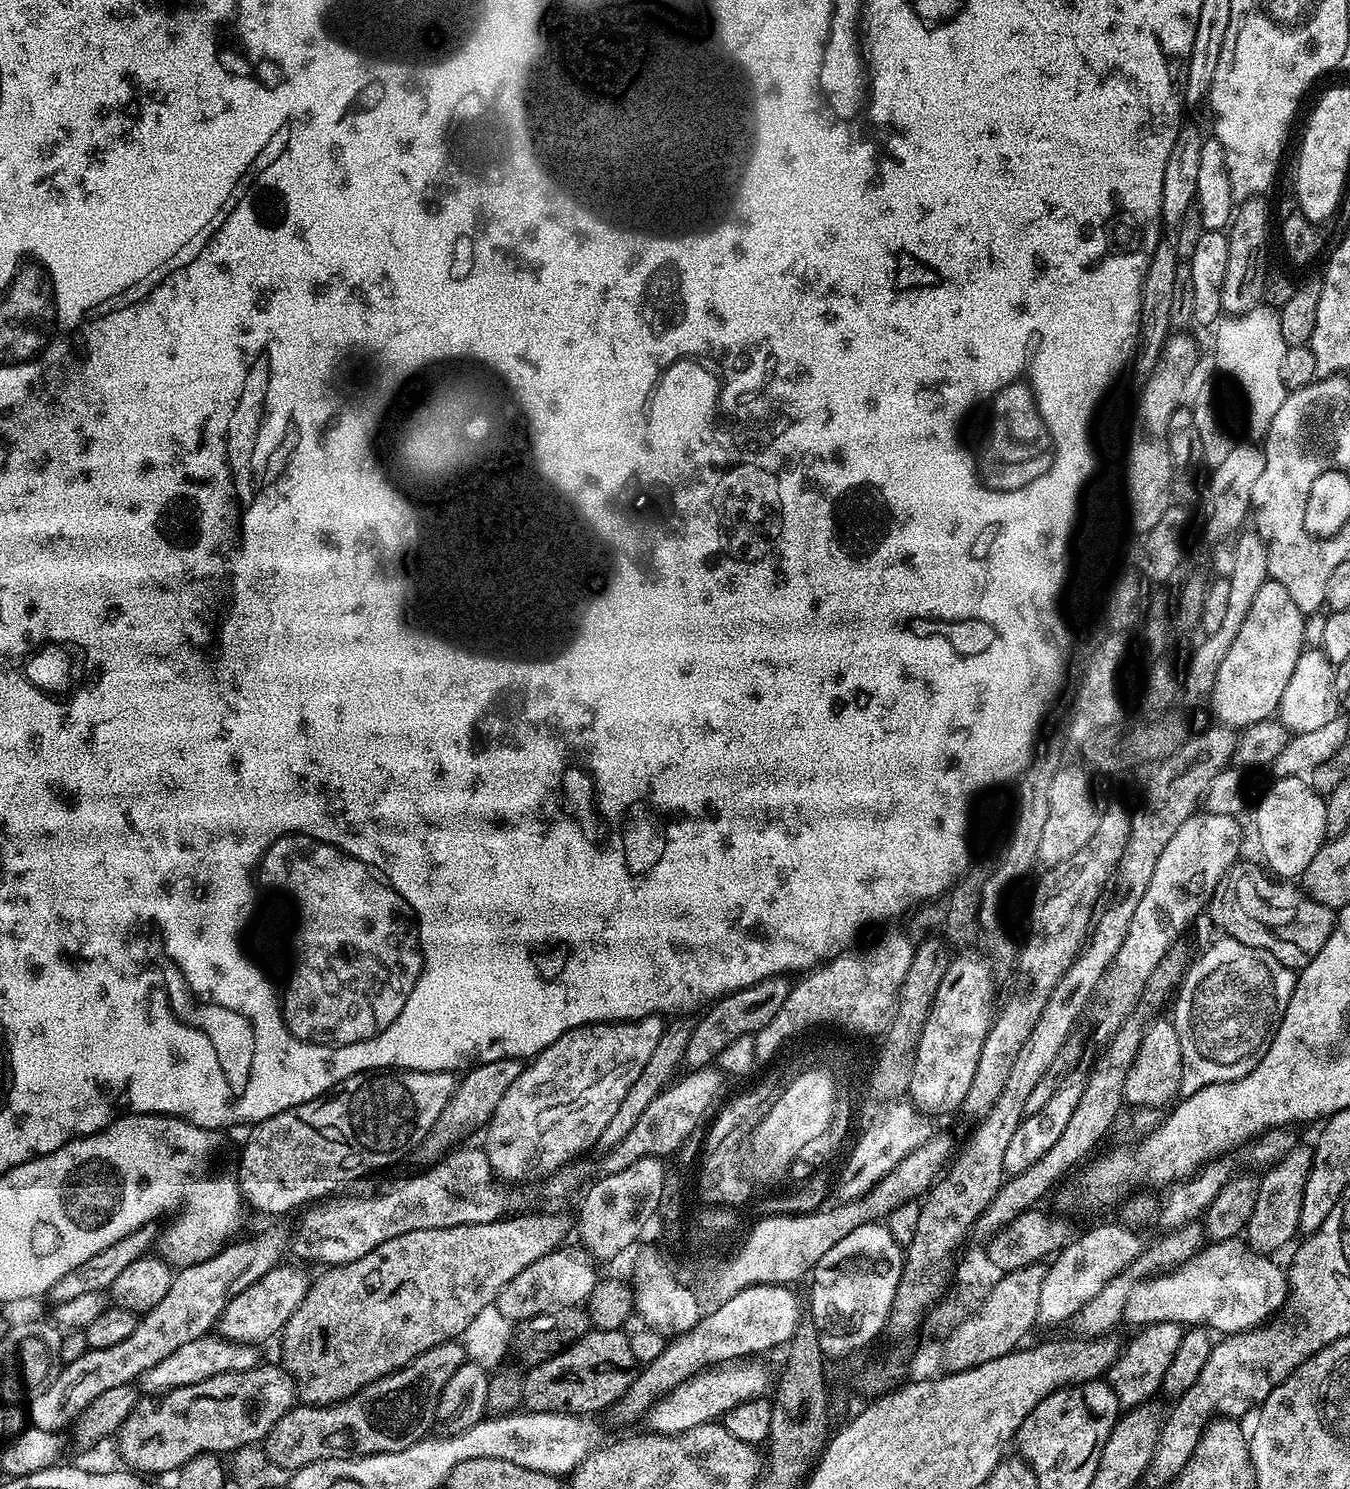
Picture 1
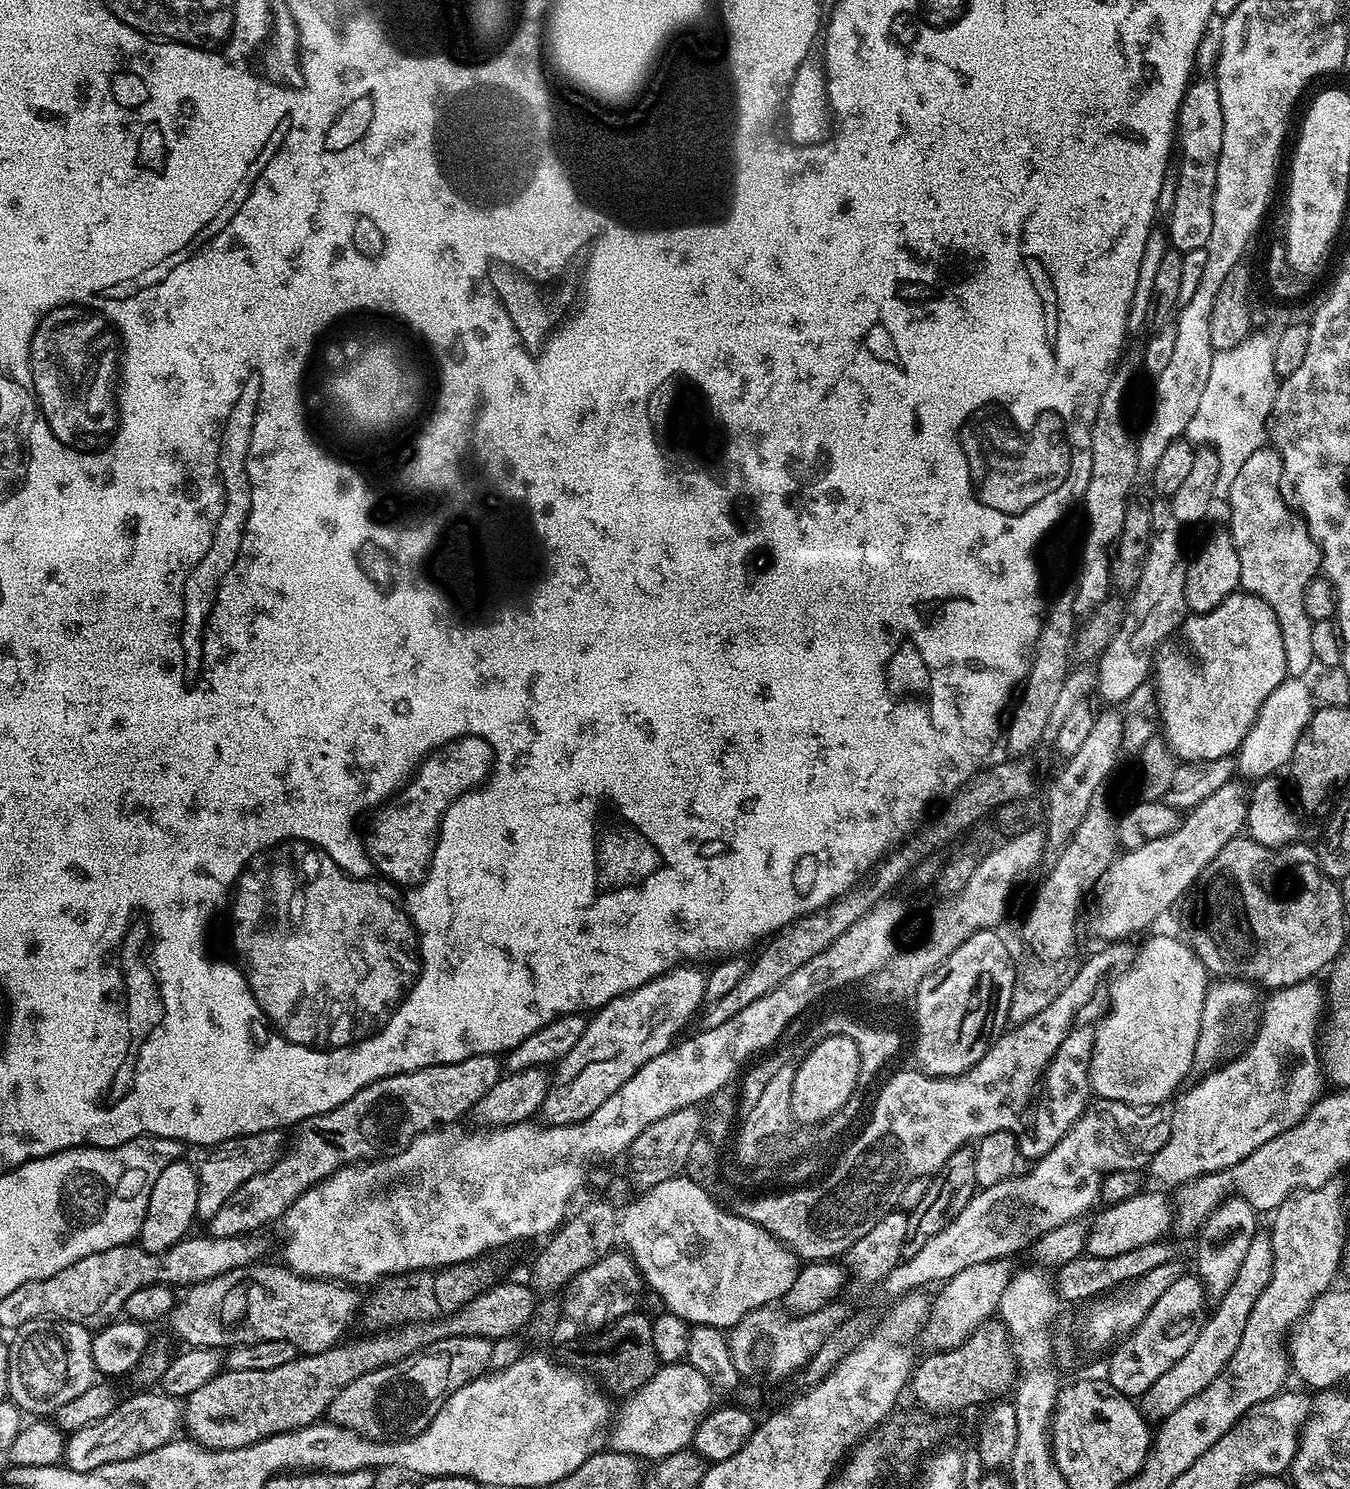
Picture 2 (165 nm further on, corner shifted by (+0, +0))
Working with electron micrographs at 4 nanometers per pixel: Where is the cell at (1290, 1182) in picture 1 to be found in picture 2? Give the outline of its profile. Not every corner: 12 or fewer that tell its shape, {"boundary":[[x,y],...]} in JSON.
{"boundary":[[1257,1230],[1230,1290],[1190,1350],[1159,1373],[1138,1407],[1161,1422],[1234,1358],[1274,1274]]}

